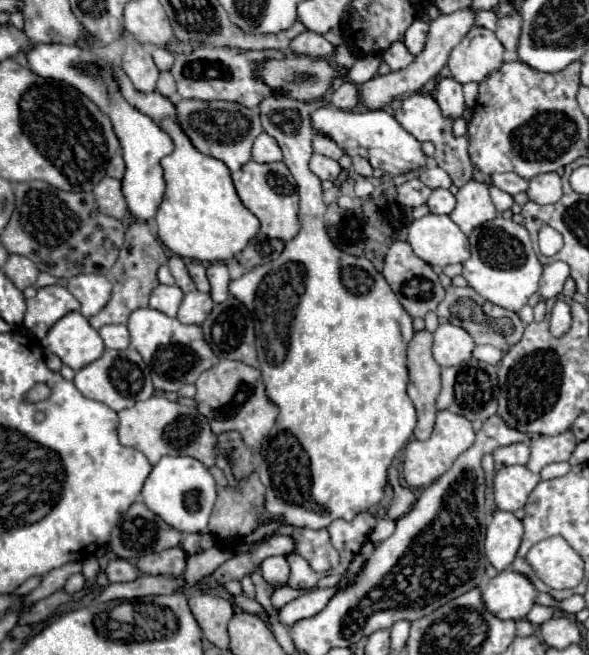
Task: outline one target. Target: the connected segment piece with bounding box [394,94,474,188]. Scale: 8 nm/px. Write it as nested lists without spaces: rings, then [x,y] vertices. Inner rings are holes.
[[[412,94],[402,102],[402,108],[394,112],[396,120],[402,124],[402,128],[406,132],[410,132],[416,140],[426,142],[430,140],[436,150],[438,150],[438,166],[442,170],[446,170],[454,182],[454,186],[464,186],[472,174],[474,174],[474,164],[468,156],[468,138],[466,136],[454,136],[452,132],[452,122],[448,116],[442,114],[442,110],[438,108],[438,102],[430,96],[430,94]]]

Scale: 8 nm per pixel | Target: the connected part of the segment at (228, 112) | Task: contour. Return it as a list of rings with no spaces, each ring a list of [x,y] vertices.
[[[180,100],[176,102],[178,122],[188,134],[192,144],[206,156],[222,160],[232,172],[242,168],[252,158],[252,142],[262,132],[260,116],[256,108],[246,108],[234,102],[202,102],[202,100]]]

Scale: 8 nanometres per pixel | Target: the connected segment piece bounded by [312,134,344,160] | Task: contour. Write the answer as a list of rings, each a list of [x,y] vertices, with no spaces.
[[[314,134],[312,148],[314,148],[314,152],[324,154],[324,156],[330,156],[334,160],[340,160],[340,156],[344,154],[342,148],[338,148],[338,144],[334,144],[334,140],[330,140],[328,136],[318,136],[318,134]]]

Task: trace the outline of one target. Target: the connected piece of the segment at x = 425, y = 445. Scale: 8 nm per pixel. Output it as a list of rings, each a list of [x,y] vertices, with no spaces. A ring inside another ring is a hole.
[[[448,410],[438,412],[436,424],[434,424],[434,432],[428,440],[410,440],[404,452],[404,480],[412,486],[412,488],[422,488],[422,486],[430,486],[434,480],[438,480],[438,476],[442,476],[442,472],[446,472],[454,460],[466,450],[470,448],[470,444],[474,442],[474,430],[472,430],[472,422],[466,420],[464,416],[452,414]]]

